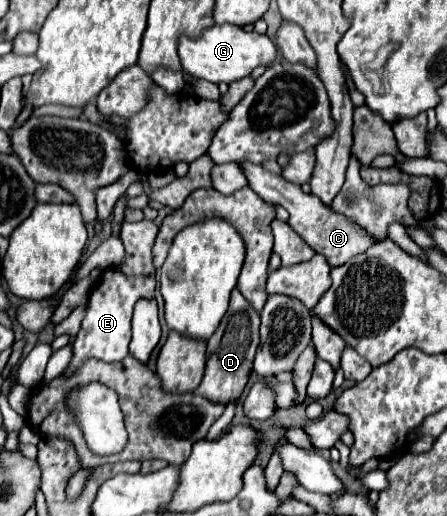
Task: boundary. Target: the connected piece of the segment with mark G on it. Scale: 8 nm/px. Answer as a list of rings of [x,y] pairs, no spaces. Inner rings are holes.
[[[221,24],[211,26],[207,32],[203,32],[201,38],[191,40],[181,36],[179,40],[179,58],[183,68],[195,76],[205,78],[215,84],[219,82],[235,82],[239,78],[249,76],[257,66],[269,66],[277,58],[277,46],[267,34],[257,34],[253,30],[245,30],[241,26],[233,24]]]

